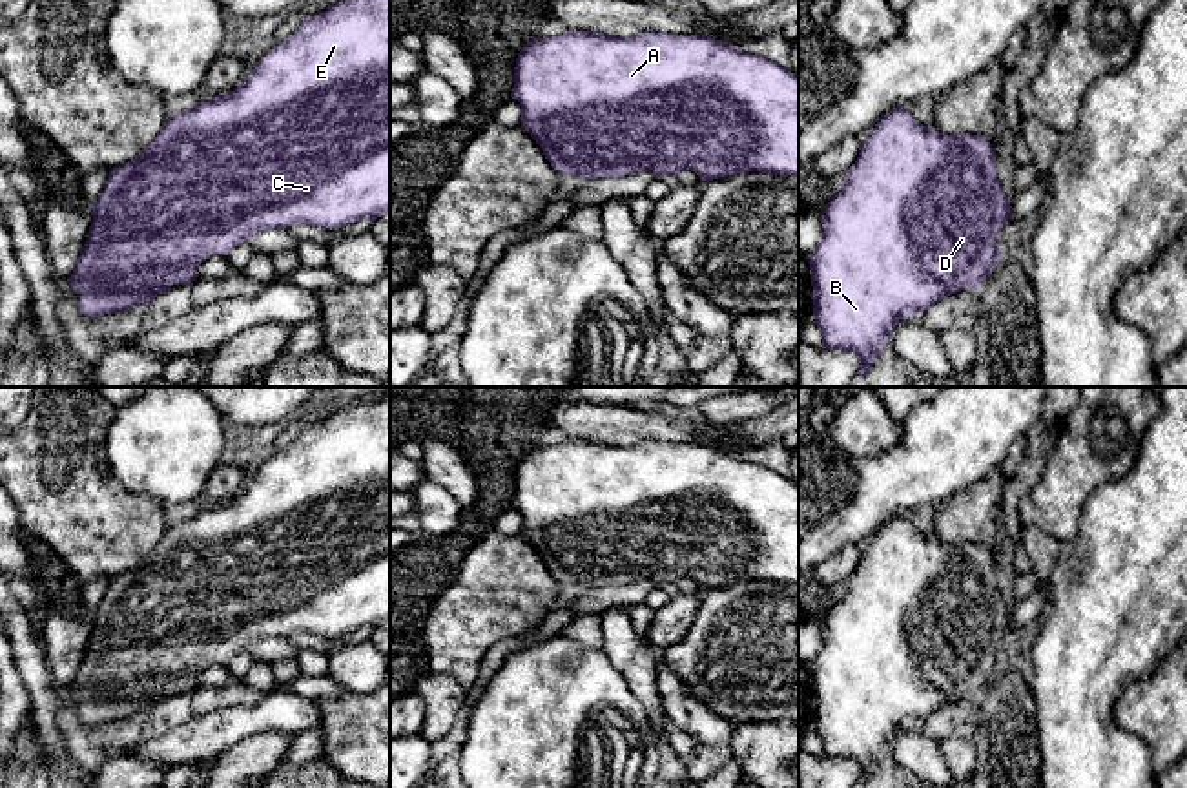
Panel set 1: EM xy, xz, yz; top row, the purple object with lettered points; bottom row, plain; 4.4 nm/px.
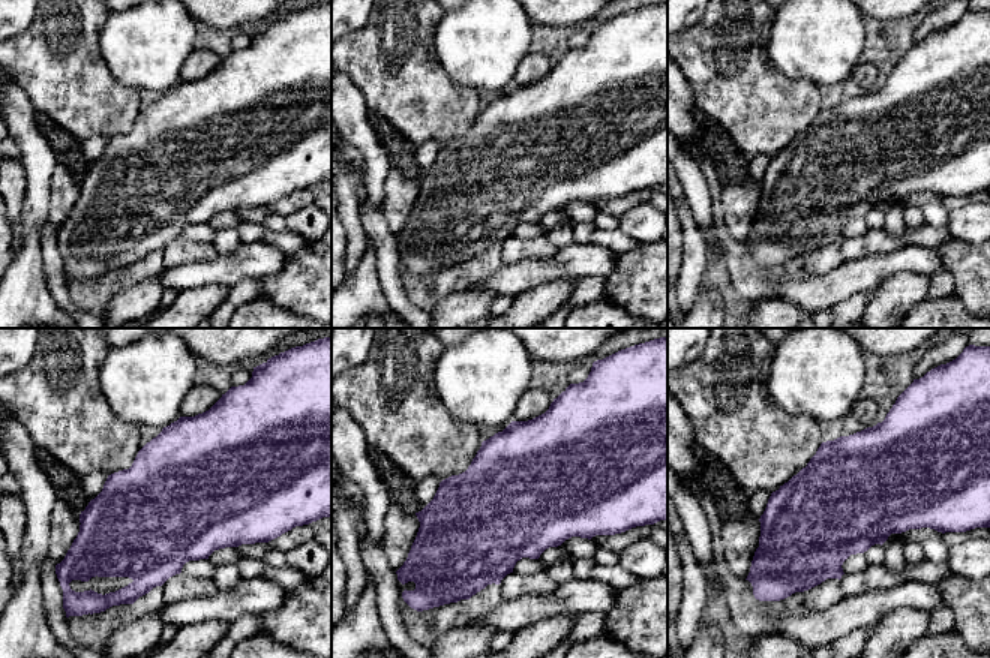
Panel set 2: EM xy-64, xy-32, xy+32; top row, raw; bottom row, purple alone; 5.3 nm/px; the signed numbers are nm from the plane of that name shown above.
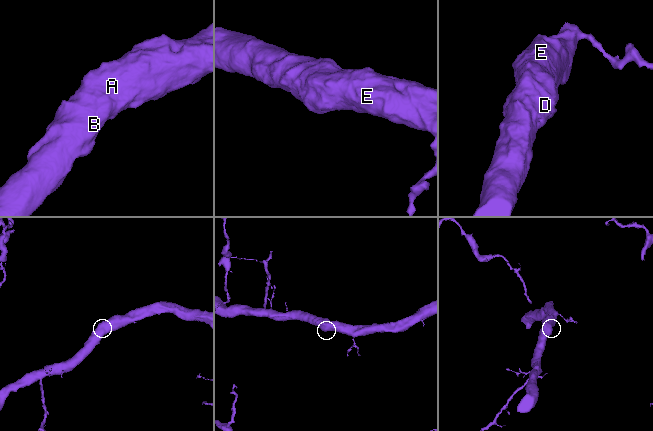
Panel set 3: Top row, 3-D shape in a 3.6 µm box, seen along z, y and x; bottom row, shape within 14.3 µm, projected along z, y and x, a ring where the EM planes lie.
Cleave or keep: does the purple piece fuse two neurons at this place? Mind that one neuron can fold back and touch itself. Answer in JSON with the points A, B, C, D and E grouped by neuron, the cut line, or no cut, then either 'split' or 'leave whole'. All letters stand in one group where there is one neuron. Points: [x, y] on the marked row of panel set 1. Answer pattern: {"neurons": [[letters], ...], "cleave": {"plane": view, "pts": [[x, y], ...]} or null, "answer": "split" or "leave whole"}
{"neurons": [["A", "B", "C", "D", "E"]], "cleave": null, "answer": "leave whole"}

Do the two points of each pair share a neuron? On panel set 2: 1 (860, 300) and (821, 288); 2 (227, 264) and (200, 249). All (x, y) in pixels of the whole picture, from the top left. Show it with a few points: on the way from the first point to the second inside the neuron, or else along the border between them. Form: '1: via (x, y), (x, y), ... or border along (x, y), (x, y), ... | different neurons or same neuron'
1: border along (872, 288), (857, 291), (830, 308) | different neurons
2: border along (219, 254), (212, 260), (188, 261), (182, 266) | different neurons

